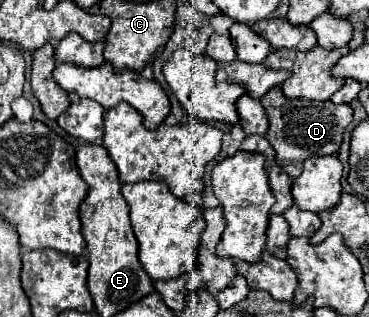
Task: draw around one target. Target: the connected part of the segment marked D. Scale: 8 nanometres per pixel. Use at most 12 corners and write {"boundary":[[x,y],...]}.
{"boundary":[[280,86],[260,102],[266,136],[240,150],[264,154],[292,178],[304,160],[336,154],[348,104],[288,100]]}

